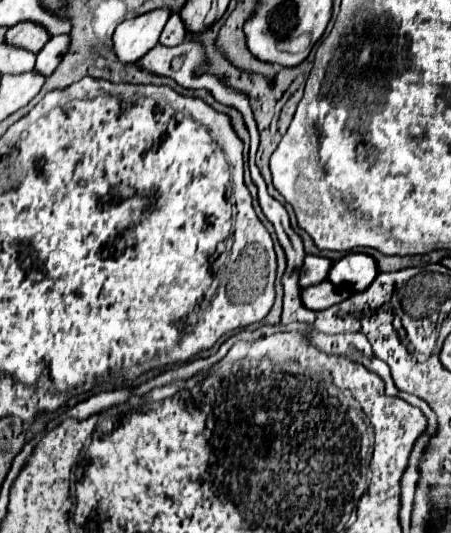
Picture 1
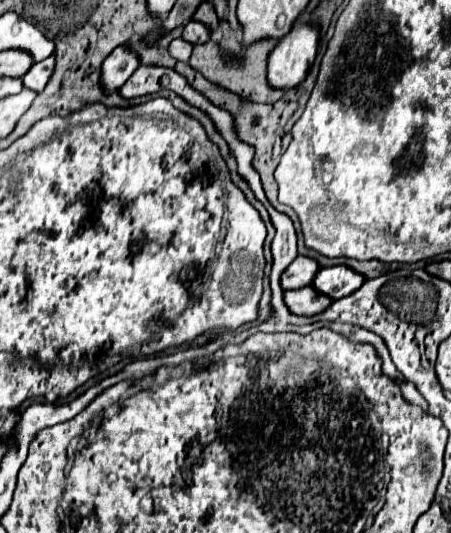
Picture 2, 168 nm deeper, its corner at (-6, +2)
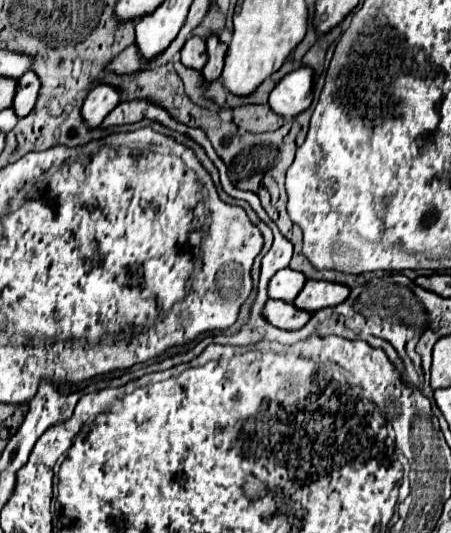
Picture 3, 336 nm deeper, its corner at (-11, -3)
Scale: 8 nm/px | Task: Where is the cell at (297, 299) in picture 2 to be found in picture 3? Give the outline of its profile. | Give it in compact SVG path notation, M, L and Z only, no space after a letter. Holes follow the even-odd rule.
M268 299L262 309L262 317L278 329L302 329L312 313L298 311L294 305L286 305L282 301Z

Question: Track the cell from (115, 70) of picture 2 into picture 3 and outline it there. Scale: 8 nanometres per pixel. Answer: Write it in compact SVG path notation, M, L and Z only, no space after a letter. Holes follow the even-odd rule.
M110 85L94 87L82 103L82 119L86 127L96 129L104 121L104 117L118 105L118 101L120 101L120 95L114 87Z

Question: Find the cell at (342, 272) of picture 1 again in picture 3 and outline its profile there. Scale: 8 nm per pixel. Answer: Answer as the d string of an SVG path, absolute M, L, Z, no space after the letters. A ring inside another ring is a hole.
M306 281L298 297L294 299L294 307L300 311L318 311L324 307L336 307L348 297L348 287L340 283L328 283L328 281Z

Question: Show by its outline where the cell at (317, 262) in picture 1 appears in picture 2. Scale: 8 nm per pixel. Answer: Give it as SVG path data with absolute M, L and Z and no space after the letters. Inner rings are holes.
M297 256L295 262L283 272L281 276L281 286L283 290L297 290L303 286L311 284L311 278L319 272L319 264L313 258L307 256Z

